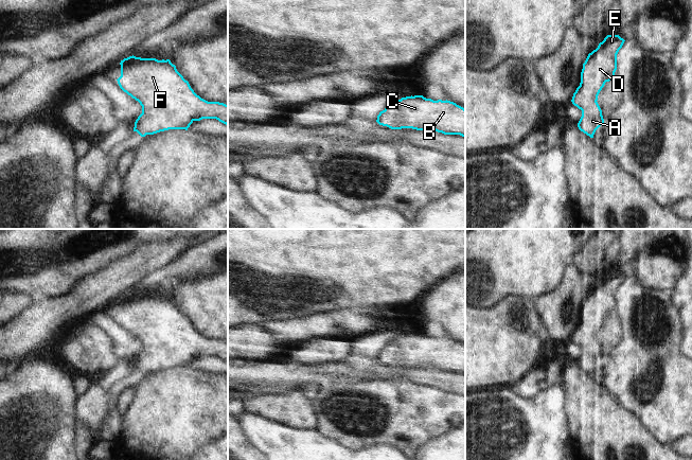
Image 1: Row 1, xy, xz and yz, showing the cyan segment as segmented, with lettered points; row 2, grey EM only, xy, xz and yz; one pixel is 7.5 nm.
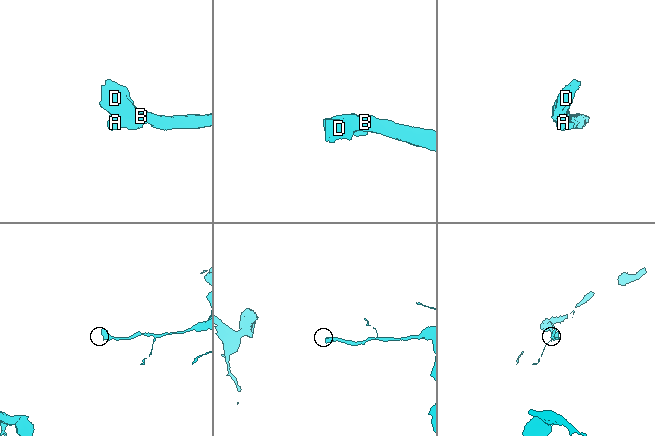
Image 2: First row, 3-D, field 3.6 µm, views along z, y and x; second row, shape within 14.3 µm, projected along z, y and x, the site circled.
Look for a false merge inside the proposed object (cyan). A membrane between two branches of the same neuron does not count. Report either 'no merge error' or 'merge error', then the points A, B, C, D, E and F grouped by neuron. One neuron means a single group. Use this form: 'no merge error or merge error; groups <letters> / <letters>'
no merge error; groups A B C D E F

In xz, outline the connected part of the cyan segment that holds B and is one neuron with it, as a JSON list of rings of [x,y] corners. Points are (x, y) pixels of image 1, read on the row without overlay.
[[[423,333],[406,334],[390,340],[376,359],[391,367],[432,367],[465,374],[465,347],[450,338],[433,338]]]

